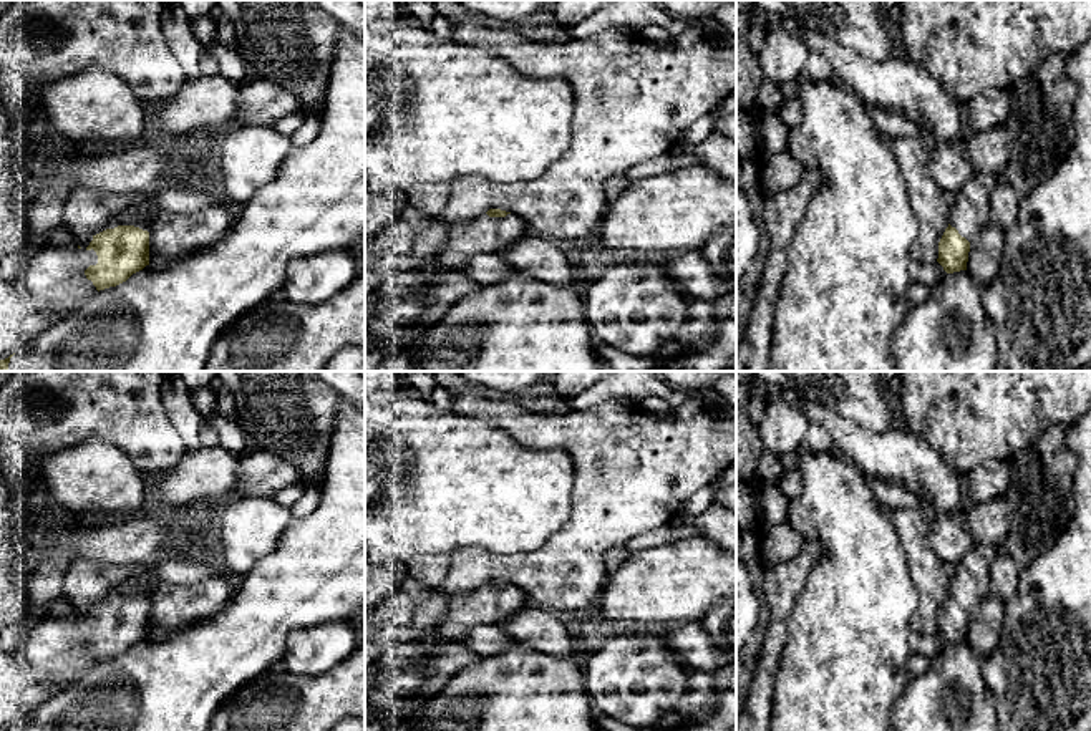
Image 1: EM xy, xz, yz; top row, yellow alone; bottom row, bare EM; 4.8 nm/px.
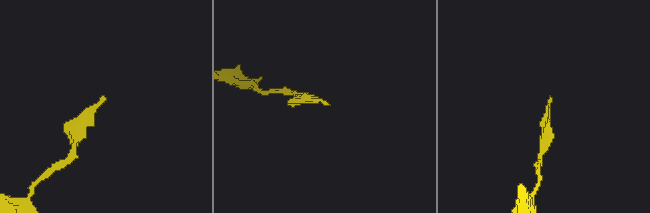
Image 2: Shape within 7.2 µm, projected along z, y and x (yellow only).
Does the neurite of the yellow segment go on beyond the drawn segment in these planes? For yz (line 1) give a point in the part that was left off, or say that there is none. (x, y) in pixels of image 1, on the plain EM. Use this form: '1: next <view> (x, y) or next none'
1: next yz (970, 584)

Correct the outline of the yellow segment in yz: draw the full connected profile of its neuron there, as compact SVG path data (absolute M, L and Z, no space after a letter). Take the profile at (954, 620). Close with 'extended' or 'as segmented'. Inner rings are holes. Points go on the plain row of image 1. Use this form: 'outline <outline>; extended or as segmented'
outline M977 545L963 555L950 579L950 595L938 613L937 633L947 645L967 641L970 615L990 590L990 569L998 549Z; extended

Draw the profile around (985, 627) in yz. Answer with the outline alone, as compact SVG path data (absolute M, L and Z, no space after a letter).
M988 593L970 615L967 641L982 660L990 658L1000 645L1005 612L1006 605Z

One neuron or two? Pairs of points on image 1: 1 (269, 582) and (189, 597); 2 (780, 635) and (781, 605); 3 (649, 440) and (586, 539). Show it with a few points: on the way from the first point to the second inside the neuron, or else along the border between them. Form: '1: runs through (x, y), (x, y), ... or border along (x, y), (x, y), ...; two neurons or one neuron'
1: border along (234, 584), (231, 599), (208, 619); two neurons
2: runs through (780, 629), (780, 612); one neuron
3: runs through (642, 464), (602, 514); one neuron

